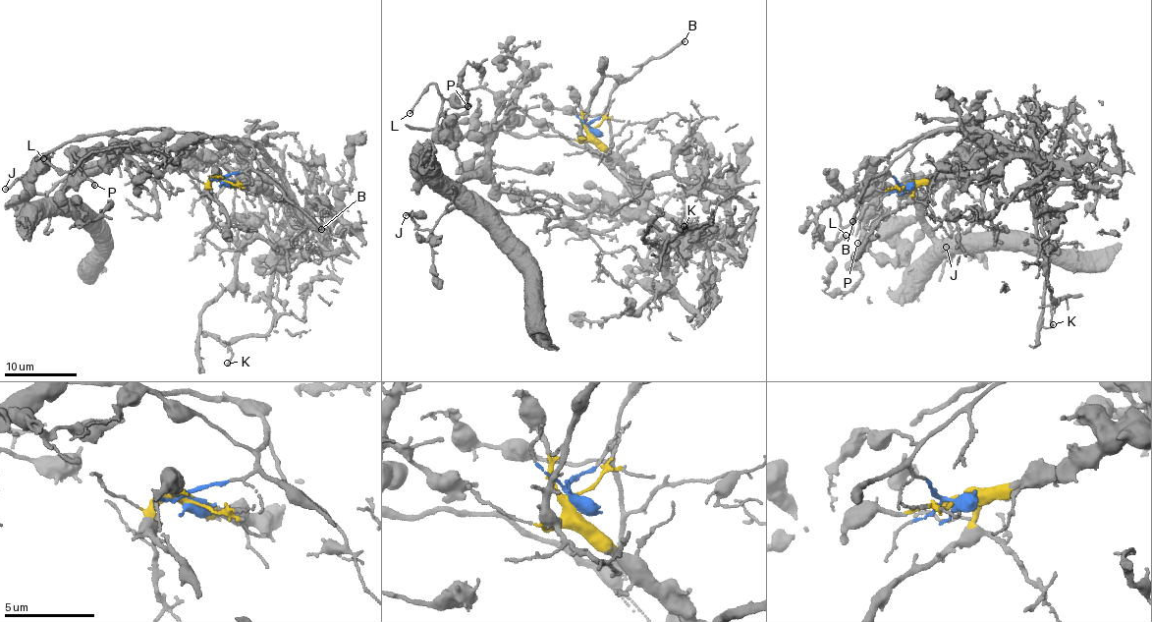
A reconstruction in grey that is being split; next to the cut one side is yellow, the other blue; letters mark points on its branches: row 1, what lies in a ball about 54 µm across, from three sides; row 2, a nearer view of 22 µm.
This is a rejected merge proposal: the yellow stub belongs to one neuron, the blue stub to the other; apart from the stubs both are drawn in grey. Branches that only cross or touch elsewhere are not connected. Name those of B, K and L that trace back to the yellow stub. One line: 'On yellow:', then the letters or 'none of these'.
On yellow: K

